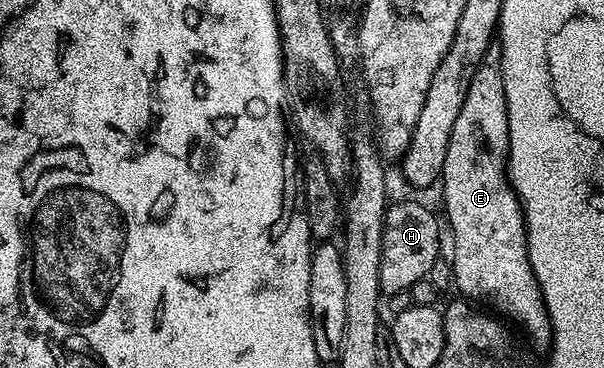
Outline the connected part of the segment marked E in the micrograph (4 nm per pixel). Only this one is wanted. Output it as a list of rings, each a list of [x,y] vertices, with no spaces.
[[[495,62],[481,63],[473,79],[470,80],[470,89],[466,89],[466,101],[462,101],[462,109],[454,121],[454,133],[450,133],[450,145],[446,149],[443,183],[444,211],[448,214],[446,227],[447,230],[448,227],[452,230],[452,275],[456,278],[457,289],[461,291],[457,292],[465,300],[475,301],[477,304],[489,303],[493,307],[489,308],[497,316],[505,320],[513,319],[514,322],[524,326],[529,339],[527,342],[533,348],[547,348],[552,342],[552,323],[548,320],[548,310],[530,265],[528,229],[524,226],[524,208],[520,206],[520,198],[512,190],[512,184],[508,181],[506,89],[504,75]]]

